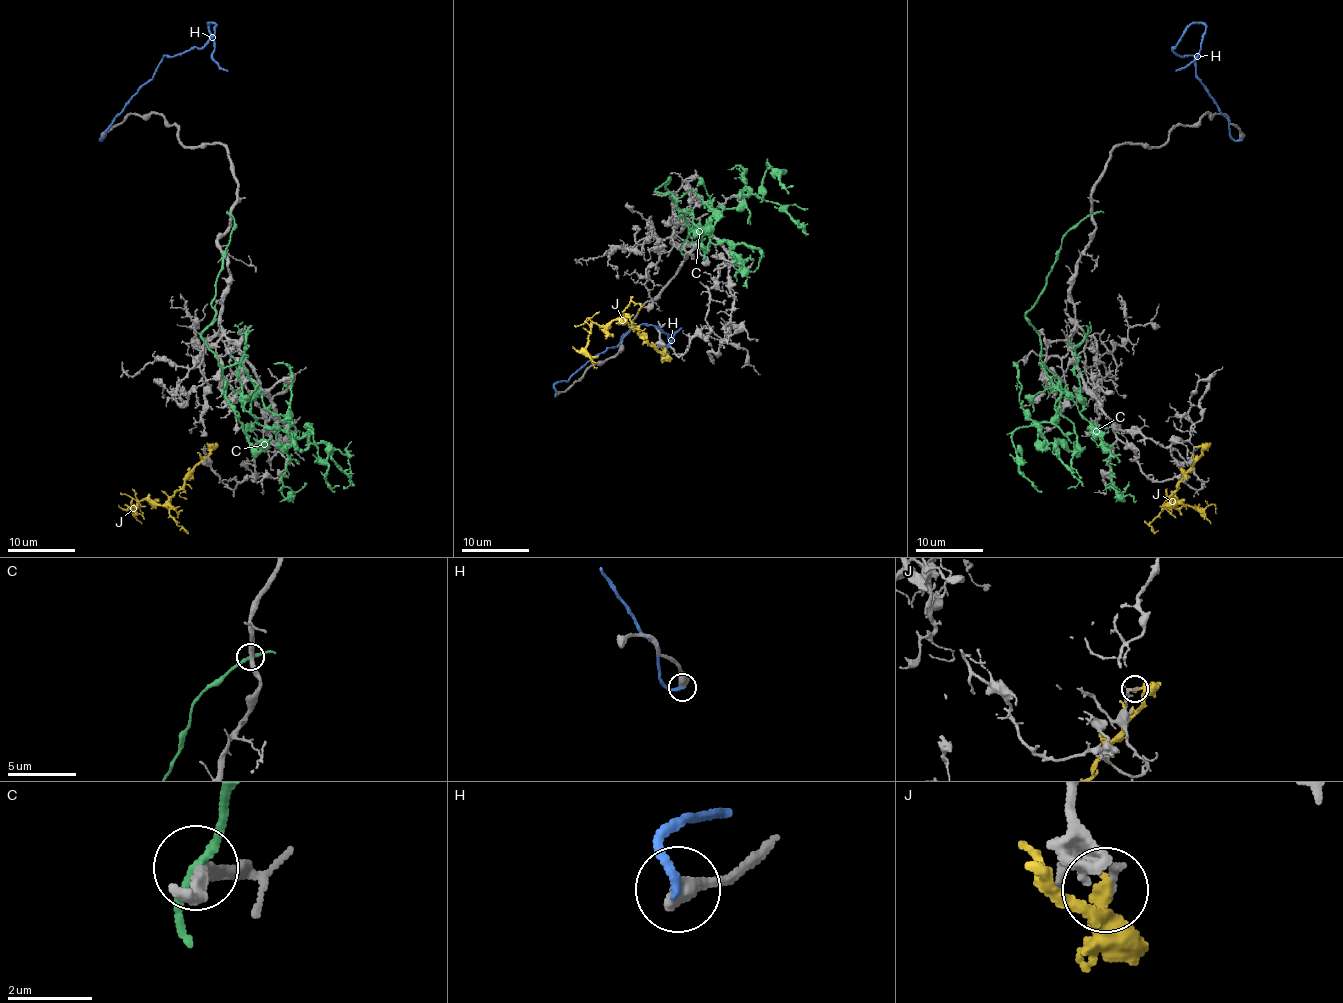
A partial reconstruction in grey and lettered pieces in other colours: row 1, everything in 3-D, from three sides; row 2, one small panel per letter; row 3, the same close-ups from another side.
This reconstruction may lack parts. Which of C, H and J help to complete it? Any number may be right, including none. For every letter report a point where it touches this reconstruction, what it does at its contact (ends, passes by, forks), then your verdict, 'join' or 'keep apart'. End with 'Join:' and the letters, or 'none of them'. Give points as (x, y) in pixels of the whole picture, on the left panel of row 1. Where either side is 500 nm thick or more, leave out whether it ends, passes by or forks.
C: meets grey at (229, 214); it passes by; keep apart
H: meets grey at (102, 139); join
J: meets grey at (211, 446); it passes by; keep apart
Join: H

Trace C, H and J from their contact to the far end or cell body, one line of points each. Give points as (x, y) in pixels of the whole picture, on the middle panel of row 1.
C: (684, 243), (669, 179), (655, 191), (694, 191), (714, 213), (747, 189), (764, 197), (767, 163), (789, 194)
H: (557, 392), (557, 382), (616, 347), (640, 325), (655, 325), (669, 336), (664, 357), (682, 328)
J: (665, 350), (660, 353), (636, 330), (616, 319), (604, 325), (594, 323), (587, 338), (587, 357), (597, 367)

